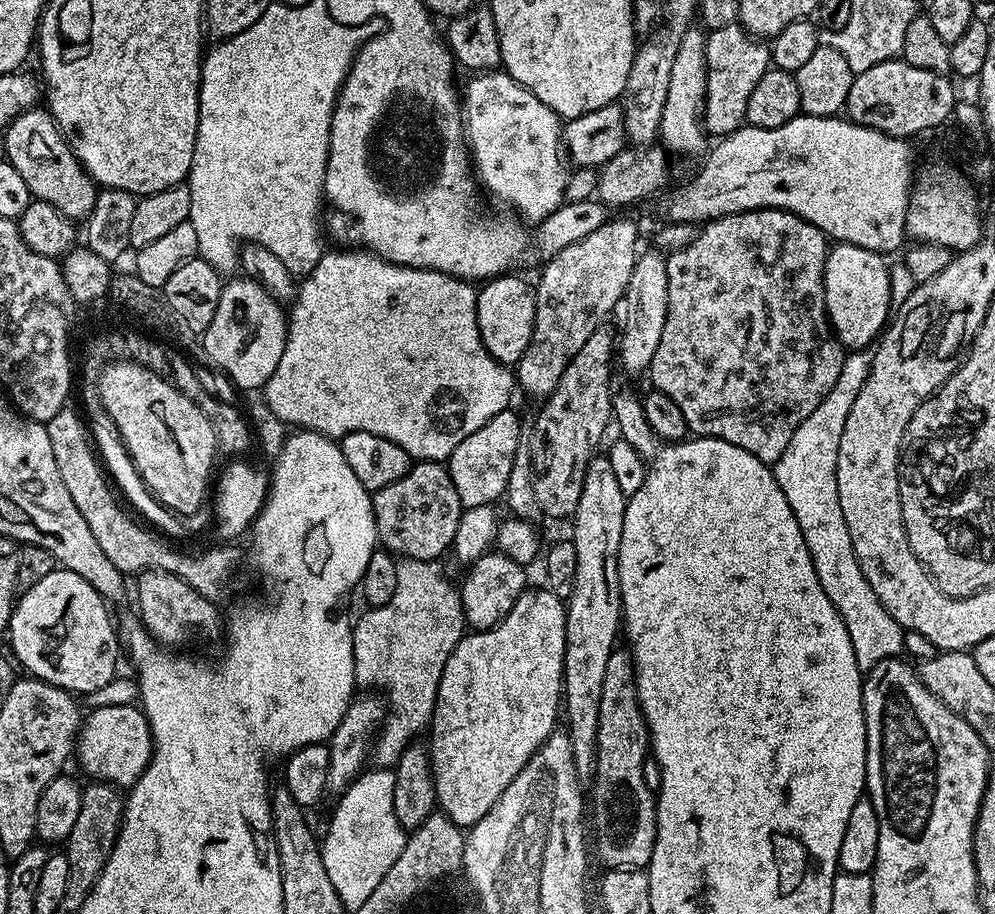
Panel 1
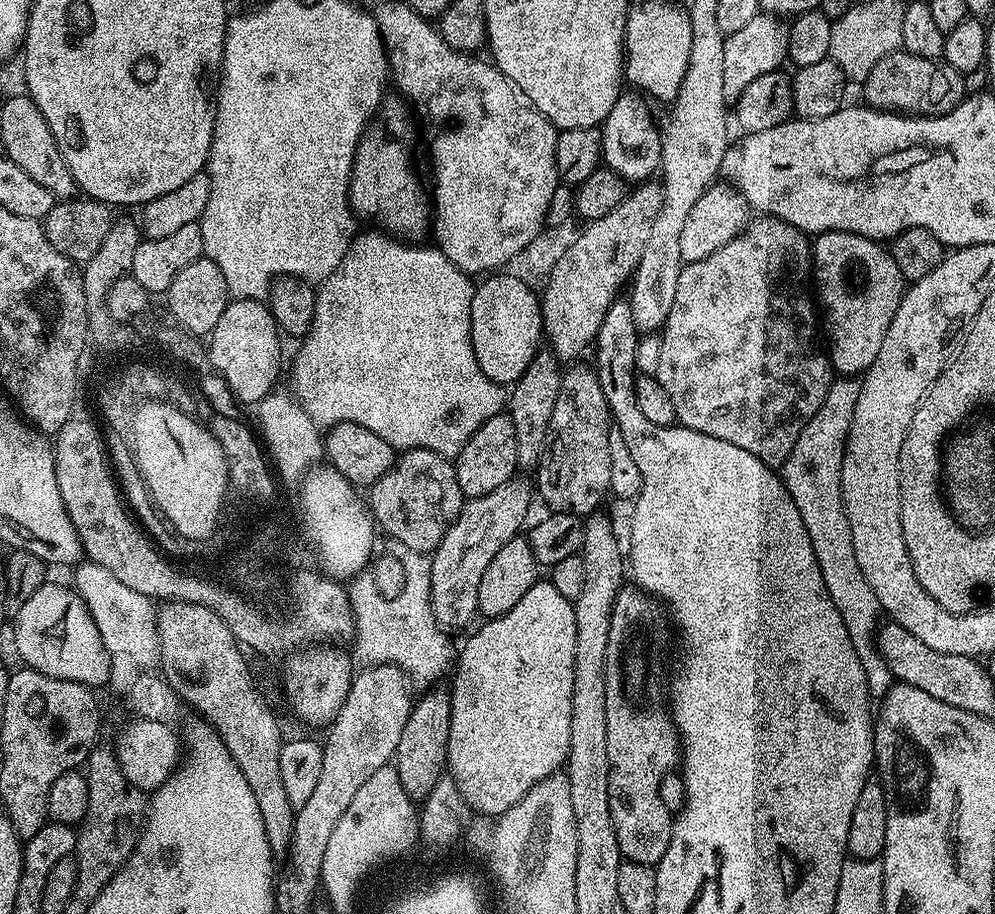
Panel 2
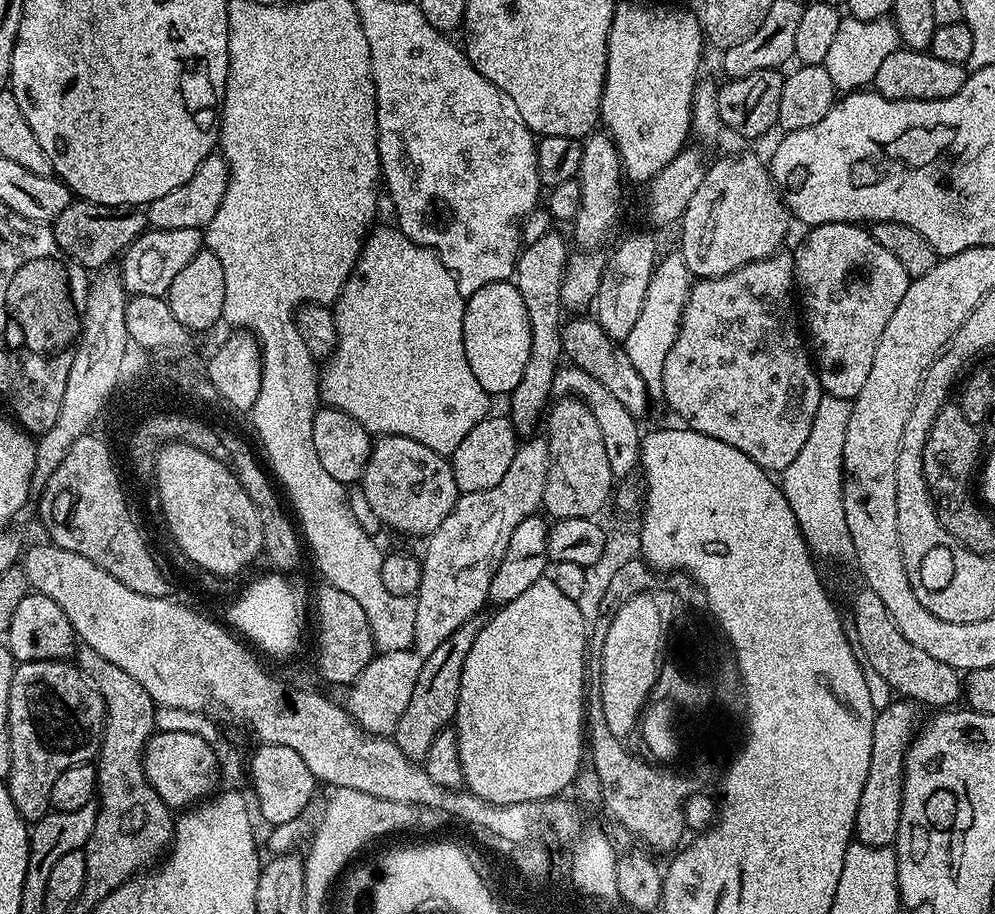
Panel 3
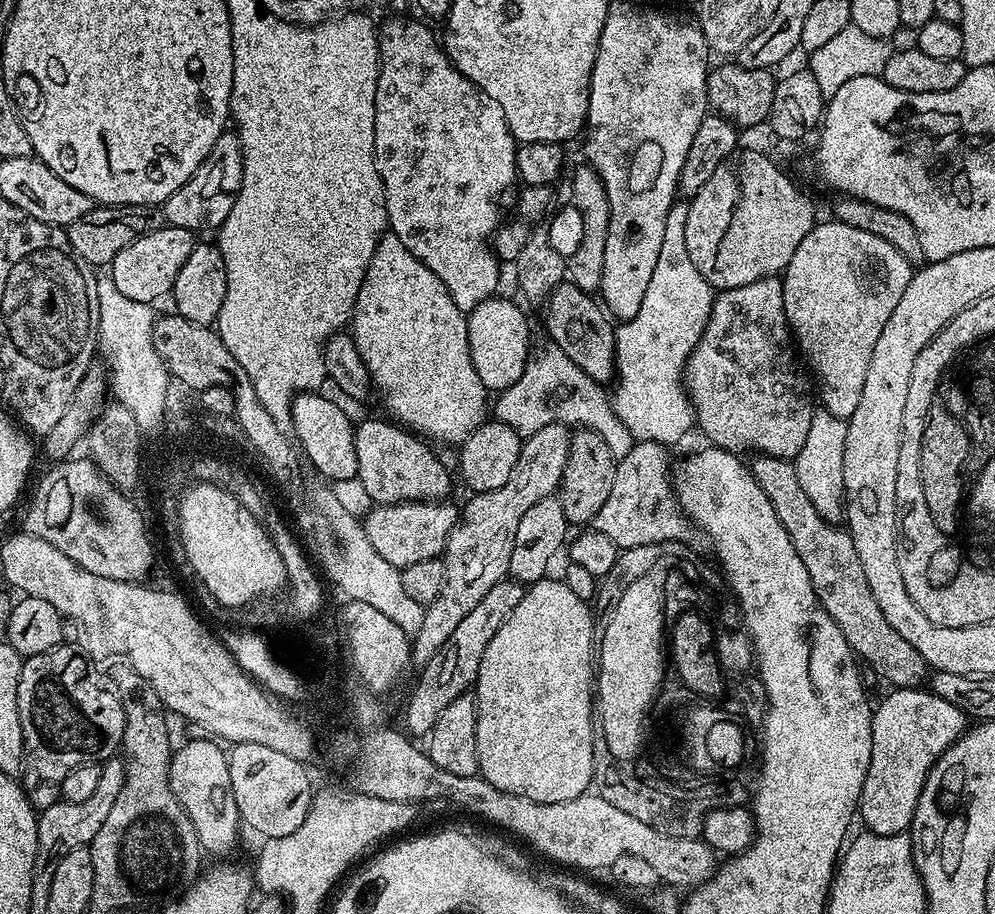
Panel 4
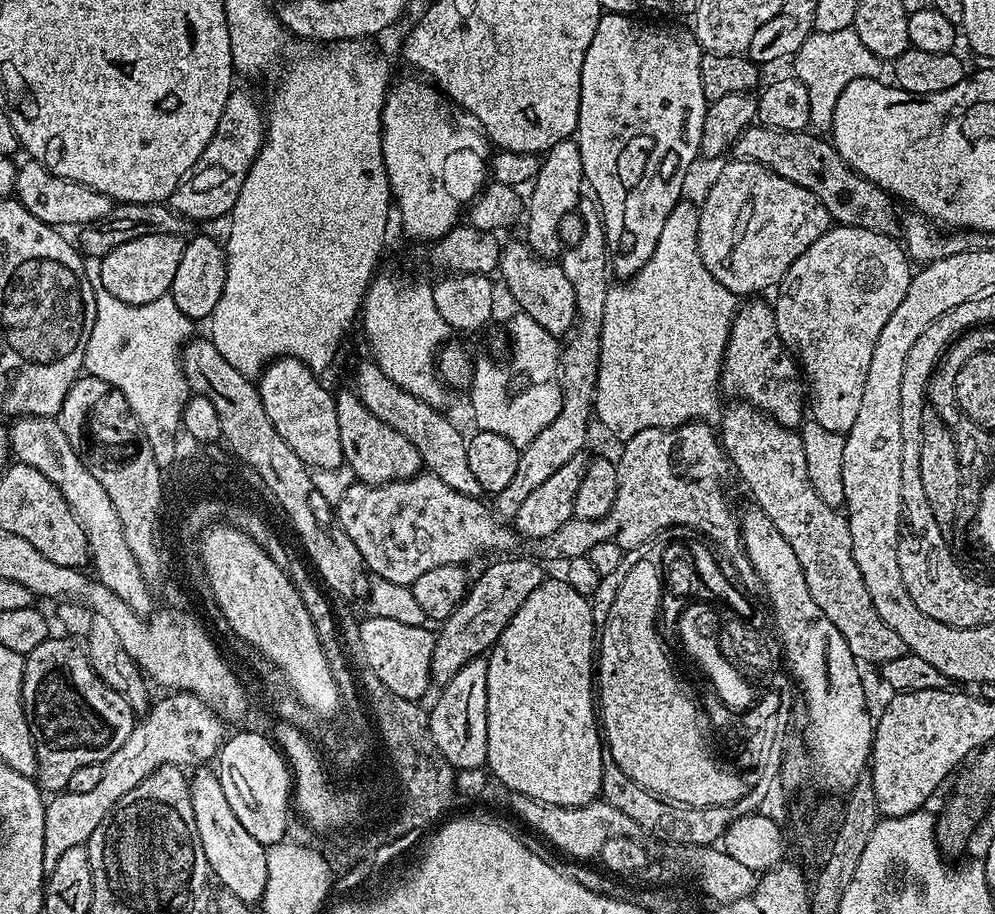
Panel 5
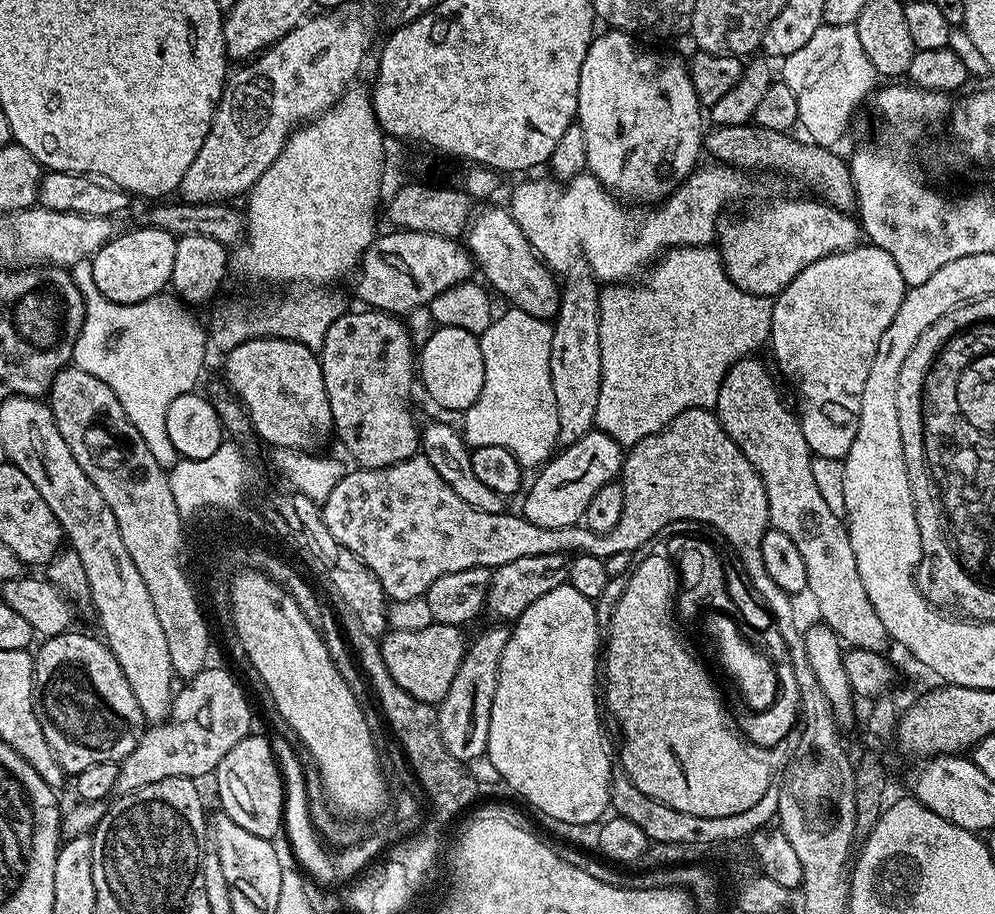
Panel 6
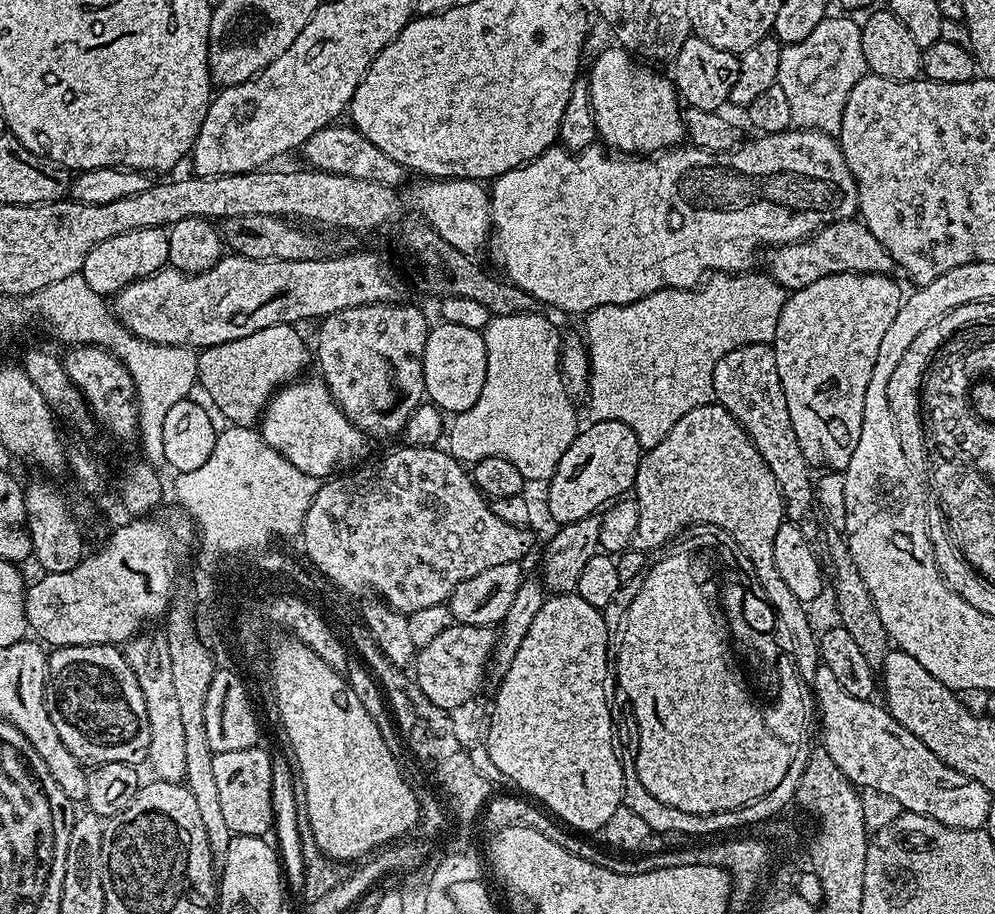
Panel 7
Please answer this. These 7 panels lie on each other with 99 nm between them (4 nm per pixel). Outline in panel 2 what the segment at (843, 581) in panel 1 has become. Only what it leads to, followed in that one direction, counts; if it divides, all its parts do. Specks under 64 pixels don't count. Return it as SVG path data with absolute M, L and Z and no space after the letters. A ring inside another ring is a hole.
M833 379L822 406L818 406L814 418L806 422L802 434L798 434L798 442L794 442L784 460L782 479L790 498L794 498L794 506L798 506L798 514L802 514L806 534L810 534L810 546L814 546L814 558L818 558L818 570L822 570L826 594L830 594L830 602L834 602L838 614L842 614L846 634L850 634L850 642L854 642L854 650L862 662L869 697L883 698L892 688L894 677L876 648L875 638L882 609L878 598L874 598L874 590L870 590L870 582L862 578L858 558L854 558L854 542L850 538L850 526L840 493L844 447L848 441L854 406L858 406L859 393L859 379Z

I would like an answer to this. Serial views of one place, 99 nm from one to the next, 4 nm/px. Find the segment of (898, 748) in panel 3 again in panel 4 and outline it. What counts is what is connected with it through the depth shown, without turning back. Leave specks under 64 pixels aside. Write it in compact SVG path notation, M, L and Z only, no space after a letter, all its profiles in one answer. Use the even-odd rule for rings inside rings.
M898 688L875 705L872 714L872 749L866 782L858 805L858 820L874 834L907 833L912 826L914 810L922 794L922 786L934 762L969 727L969 717L958 706L950 706L946 698L938 698L931 690Z

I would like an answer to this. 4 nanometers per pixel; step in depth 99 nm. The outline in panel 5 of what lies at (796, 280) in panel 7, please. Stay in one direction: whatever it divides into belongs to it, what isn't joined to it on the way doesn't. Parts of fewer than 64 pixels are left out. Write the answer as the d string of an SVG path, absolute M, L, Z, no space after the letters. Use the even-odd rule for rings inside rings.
M729 159L729 164L716 176L716 181L708 188L704 196L704 204L699 205L700 217L698 218L698 251L706 270L726 286L738 298L752 298L757 294L764 294L767 288L775 289L784 275L790 270L790 266L822 234L833 227L832 215L802 186L790 182L790 178L782 178L774 174L766 166L749 160Z

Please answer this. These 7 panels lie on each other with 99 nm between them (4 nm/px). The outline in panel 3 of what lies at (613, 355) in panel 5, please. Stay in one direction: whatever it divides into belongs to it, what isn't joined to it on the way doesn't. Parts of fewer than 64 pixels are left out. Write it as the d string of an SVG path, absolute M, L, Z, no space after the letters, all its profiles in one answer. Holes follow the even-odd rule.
M672 250L669 256L661 255L646 290L646 302L642 302L642 314L638 314L638 322L634 322L634 330L623 340L622 347L630 358L634 370L646 382L649 393L660 392L662 386L662 366L666 362L666 354L670 354L670 346L674 346L674 338L680 329L680 319L688 296L692 293L694 277L686 266L684 256L678 250Z

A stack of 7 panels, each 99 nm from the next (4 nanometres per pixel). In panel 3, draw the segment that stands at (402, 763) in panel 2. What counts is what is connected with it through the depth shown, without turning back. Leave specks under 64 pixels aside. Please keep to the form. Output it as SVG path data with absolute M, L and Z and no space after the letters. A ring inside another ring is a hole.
M479 619L467 620L450 638L446 638L446 642L442 642L442 646L438 646L438 650L434 650L434 654L430 654L430 658L426 658L426 662L422 666L422 674L418 674L414 694L410 697L410 706L406 706L406 714L402 714L402 718L398 720L394 733L398 750L402 750L402 754L406 754L406 758L417 762L423 761L424 756L430 750L430 742L434 742L434 738L438 738L438 734L445 731L455 721L456 707L460 697L462 666L466 662L466 654L470 654L470 646L474 646L474 638L480 632L480 625Z

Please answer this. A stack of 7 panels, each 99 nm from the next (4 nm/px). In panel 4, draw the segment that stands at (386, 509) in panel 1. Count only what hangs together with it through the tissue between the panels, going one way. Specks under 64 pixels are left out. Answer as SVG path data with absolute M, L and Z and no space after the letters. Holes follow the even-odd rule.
M364 420L355 425L354 450L358 454L356 478L366 488L371 503L403 504L406 500L443 501L452 488L448 468L427 448L419 435L396 422Z

